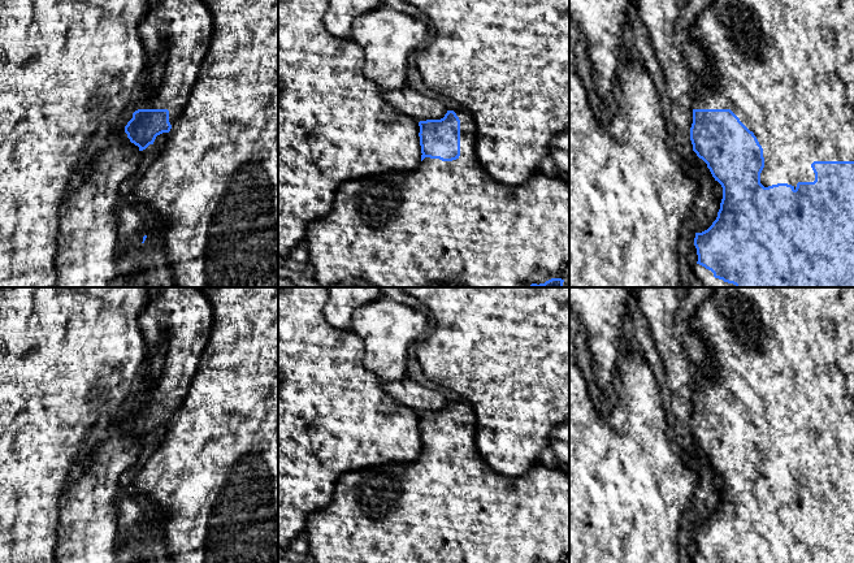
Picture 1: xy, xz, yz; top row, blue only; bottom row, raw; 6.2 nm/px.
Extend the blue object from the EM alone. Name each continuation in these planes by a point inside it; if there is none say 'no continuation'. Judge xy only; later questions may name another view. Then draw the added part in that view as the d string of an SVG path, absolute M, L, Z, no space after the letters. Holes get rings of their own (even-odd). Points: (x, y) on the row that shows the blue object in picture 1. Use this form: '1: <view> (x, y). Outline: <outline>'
1: xy (181, 29). Outline: M148 0L147 13L139 25L139 36L147 55L147 64L165 55L164 75L160 86L144 95L140 109L168 109L169 122L181 116L198 78L200 65L209 48L213 17L201 0Z

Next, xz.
1: xz (446, 224). Outline: M454 111L460 120L460 156L452 161L425 157L409 172L386 172L369 174L342 183L335 195L331 211L311 222L305 231L308 267L321 286L331 286L354 277L361 278L376 287L530 287L551 278L562 278L569 265L569 183L559 177L537 173L521 186L504 186L494 181L476 157L476 124L465 111Z

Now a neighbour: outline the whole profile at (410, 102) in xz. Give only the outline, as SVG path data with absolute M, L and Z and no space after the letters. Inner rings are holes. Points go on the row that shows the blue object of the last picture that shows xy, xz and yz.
M408 86L396 90L382 90L382 99L416 121L441 120L447 113L445 104L435 98L420 94Z

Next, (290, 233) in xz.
M278 0L278 256L286 257L305 239L307 226L326 216L334 203L338 187L347 182L386 172L409 172L421 163L419 121L402 113L382 99L382 90L363 74L365 53L351 39L338 39L324 26L329 0Z

